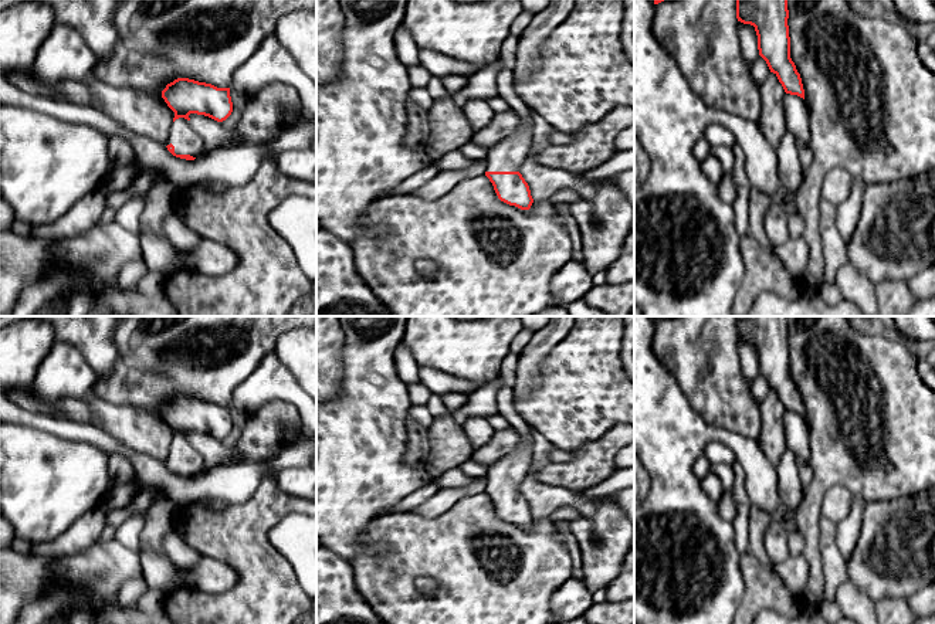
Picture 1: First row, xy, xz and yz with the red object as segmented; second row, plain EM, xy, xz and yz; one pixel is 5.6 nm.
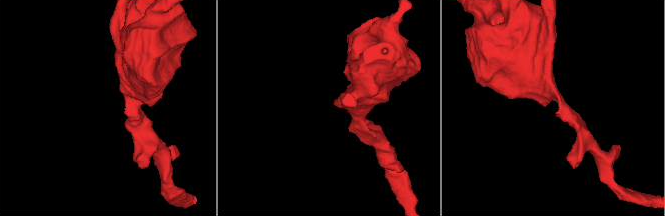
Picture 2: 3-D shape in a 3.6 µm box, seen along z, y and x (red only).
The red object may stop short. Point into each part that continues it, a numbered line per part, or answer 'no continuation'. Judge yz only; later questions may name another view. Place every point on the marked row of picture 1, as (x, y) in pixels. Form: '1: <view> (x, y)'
no continuation

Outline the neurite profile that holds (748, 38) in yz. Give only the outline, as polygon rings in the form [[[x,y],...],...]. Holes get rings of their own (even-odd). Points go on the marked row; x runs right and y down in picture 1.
[[[738,21],[738,34],[742,57],[749,65],[752,65],[753,61],[759,57],[758,35],[755,27]]]

